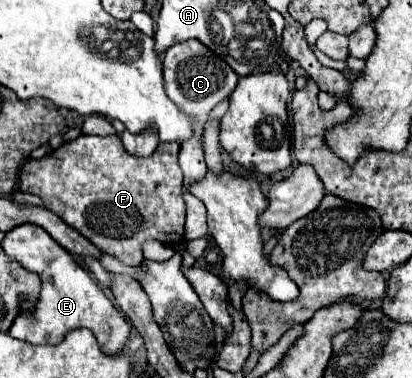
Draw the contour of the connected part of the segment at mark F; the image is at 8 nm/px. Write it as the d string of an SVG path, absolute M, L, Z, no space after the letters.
M80 135L74 141L64 143L60 149L52 151L42 159L28 159L20 167L20 191L38 195L44 205L54 211L64 223L74 227L86 239L90 239L98 249L116 257L118 261L138 267L142 263L142 243L148 239L162 241L176 247L184 239L184 197L182 197L182 169L178 165L180 143L160 143L158 149L146 157L138 159L130 155L118 135L96 137Z

